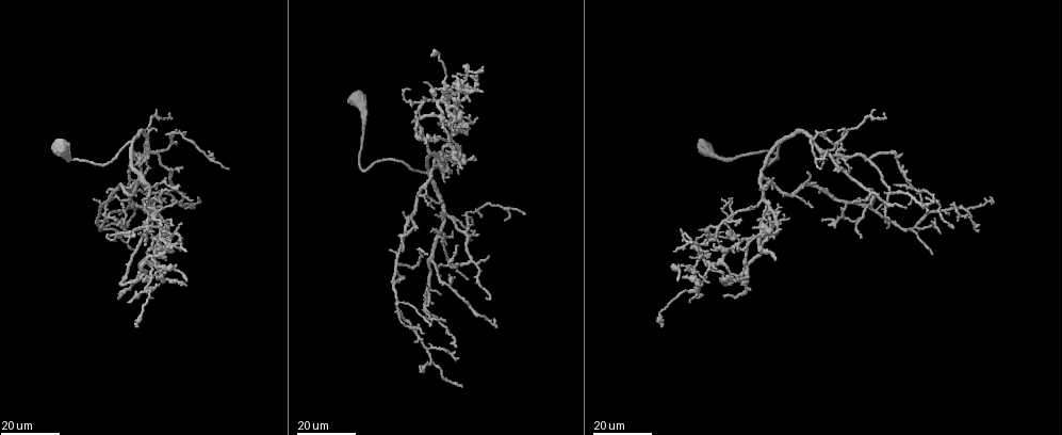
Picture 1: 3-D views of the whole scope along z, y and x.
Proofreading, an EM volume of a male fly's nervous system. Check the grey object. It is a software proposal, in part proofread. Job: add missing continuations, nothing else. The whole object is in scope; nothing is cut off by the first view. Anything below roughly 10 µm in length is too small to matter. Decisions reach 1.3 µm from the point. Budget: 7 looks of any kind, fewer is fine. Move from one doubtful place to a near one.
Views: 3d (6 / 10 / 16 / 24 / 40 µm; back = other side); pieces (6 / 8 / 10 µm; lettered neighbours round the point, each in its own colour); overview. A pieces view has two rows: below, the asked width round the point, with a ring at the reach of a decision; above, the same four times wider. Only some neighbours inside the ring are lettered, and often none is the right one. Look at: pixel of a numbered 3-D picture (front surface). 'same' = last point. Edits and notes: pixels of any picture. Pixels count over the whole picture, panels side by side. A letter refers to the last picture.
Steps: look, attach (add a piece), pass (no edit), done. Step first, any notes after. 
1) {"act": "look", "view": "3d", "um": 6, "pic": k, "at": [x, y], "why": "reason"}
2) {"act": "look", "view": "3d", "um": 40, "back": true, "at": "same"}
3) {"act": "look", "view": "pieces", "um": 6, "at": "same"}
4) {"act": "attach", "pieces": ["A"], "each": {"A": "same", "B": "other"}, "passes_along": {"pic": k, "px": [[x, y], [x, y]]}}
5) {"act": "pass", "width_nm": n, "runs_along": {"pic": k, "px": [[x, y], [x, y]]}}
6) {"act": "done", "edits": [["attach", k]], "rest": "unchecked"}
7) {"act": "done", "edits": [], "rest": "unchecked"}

{"act": "look", "view": "3d", "um": 24, "pic": 1, "at": [121, 202], "why": "branch stops here"}

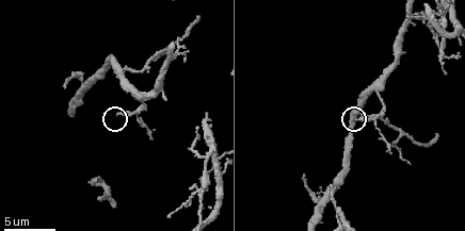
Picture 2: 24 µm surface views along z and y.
{"act": "look", "view": "pieces", "um": 8, "pic": 2, "at": [357, 120]}

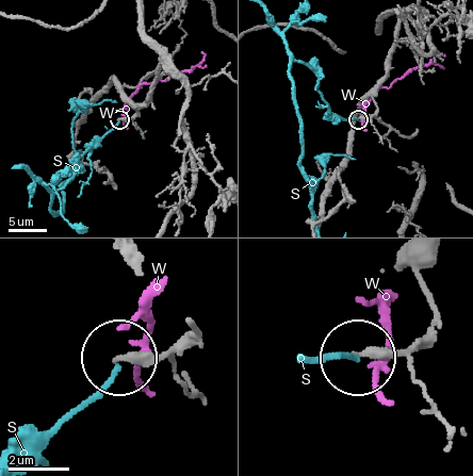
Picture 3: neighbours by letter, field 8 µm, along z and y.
{"act": "pass", "each": {"S": "other", "W": "other"}, "runs_along": {"pic": 3, "px": [[435, 261], [422, 283], [435, 307], [422, 338], [363, 353]]}, "found": "none of them fits"}

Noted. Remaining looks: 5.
{"act": "look", "view": "3d", "um": 16, "pic": 1, "at": [435, 54]}

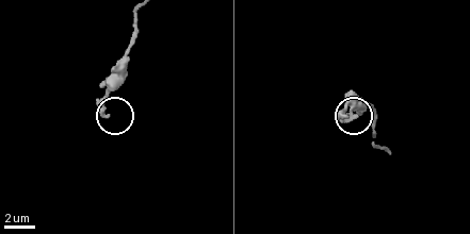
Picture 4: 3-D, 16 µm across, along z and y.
{"act": "look", "view": "pieces", "um": 6, "pic": 4, "at": [108, 117]}

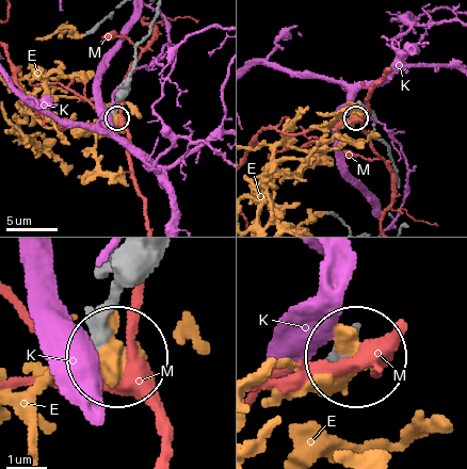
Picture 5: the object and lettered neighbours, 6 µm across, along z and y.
{"act": "pass", "each": {"E": "other", "K": "other", "M": "other"}, "runs_along": {"pic": 5, "px": [[155, 263], [111, 314], [111, 352]]}, "found": "no lettered piece goes on from it"}

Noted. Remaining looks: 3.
{"act": "look", "view": "3d", "um": 24, "pic": 1, "at": [121, 295], "why": "branch stops here"}

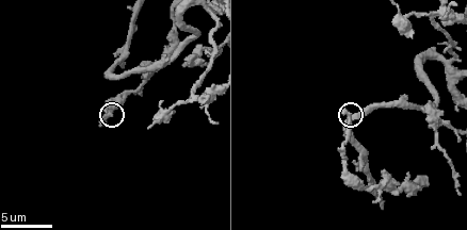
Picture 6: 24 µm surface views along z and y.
{"act": "look", "view": "3d", "um": 6, "pic": 6, "at": [104, 117]}

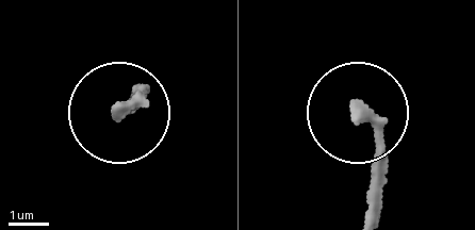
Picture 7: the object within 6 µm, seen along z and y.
{"act": "look", "view": "pieces", "um": 10, "pic": 7, "at": [118, 107], "why": "see the neighbours"}

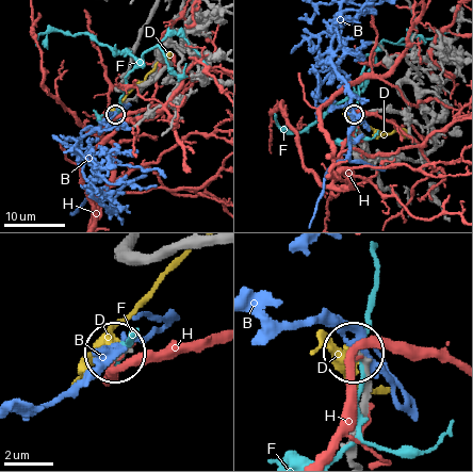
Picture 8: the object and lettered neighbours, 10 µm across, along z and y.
{"act": "pass", "each": {"B": "other", "D": "other", "F": "other", "H": "other"}, "found": "no lettered piece goes on from it"}

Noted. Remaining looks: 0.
{"act": "done", "edits": [], "rest": "unchecked"}

